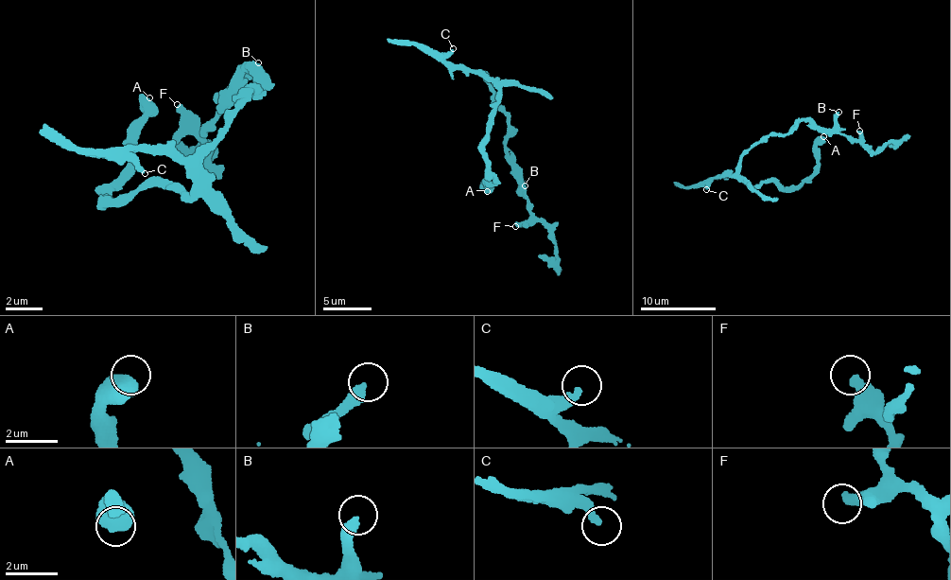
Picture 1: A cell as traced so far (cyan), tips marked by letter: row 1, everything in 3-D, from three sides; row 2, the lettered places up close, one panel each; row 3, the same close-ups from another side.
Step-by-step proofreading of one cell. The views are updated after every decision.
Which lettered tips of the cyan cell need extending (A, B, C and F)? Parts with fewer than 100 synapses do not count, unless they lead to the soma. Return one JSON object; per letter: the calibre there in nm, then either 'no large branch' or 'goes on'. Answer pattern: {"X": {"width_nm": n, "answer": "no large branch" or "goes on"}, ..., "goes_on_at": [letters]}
{"A": {"width_nm": 700, "answer": "no large branch"}, "B": {"width_nm": 380, "answer": "no large branch"}, "C": {"width_nm": 280, "answer": "no large branch"}, "F": {"width_nm": 420, "answer": "no large branch"}, "goes_on_at": []}

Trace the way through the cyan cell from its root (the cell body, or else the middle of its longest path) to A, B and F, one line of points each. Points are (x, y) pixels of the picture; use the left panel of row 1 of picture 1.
A: (240, 105), (203, 161), (192, 192), (154, 184), (105, 202), (127, 170), (129, 126), (146, 113), (149, 97)
B: (240, 105), (250, 92), (255, 96), (250, 69), (227, 88), (227, 96), (258, 62)
F: (240, 105), (250, 92), (255, 96), (250, 69), (235, 75), (202, 131), (177, 104)

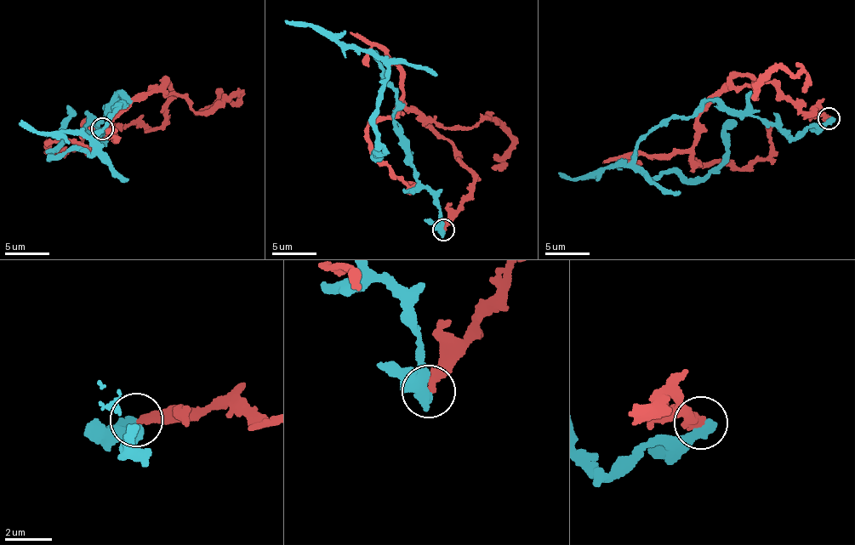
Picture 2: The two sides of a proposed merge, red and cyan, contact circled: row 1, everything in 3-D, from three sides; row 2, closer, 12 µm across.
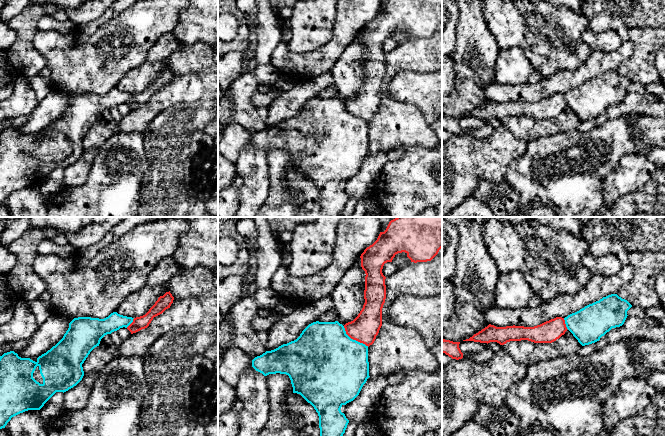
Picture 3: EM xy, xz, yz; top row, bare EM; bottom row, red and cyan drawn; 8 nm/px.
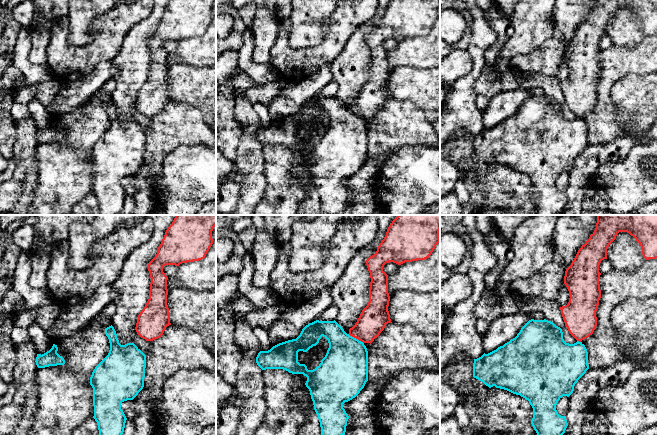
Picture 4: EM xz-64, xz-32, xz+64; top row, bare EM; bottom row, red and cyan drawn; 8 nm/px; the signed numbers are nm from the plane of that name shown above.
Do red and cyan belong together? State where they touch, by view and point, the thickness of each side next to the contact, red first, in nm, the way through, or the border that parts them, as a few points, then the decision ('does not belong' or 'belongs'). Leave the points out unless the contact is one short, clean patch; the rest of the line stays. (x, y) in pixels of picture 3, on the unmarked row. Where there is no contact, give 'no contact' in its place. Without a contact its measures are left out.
xz (354, 115) | 220/480 nm | along xz (343, 102), (351, 114), (368, 122) | does not belong

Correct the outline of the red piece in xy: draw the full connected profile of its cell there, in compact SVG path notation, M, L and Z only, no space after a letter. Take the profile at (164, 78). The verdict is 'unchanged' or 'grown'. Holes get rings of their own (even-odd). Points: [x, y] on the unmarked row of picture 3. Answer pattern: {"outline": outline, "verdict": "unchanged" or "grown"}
{"outline": "M170 67L166 68L163 72L158 74L145 91L134 94L133 98L127 103L127 105L133 110L147 104L154 93L162 90L166 85L170 84L173 76L174 73Z", "verdict": "unchanged"}

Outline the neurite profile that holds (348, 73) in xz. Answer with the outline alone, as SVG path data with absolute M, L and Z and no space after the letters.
M359 33L331 70L334 84L339 89L338 98L343 102L353 97L363 84L365 52Z

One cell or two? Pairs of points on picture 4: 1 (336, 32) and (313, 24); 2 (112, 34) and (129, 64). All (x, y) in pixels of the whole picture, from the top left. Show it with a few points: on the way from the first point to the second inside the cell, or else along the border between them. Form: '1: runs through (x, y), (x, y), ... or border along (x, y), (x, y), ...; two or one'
1: border along (334, 10), (326, 22), (326, 34), (310, 47); two
2: border along (131, 28), (125, 37), (121, 49), (111, 60); two

